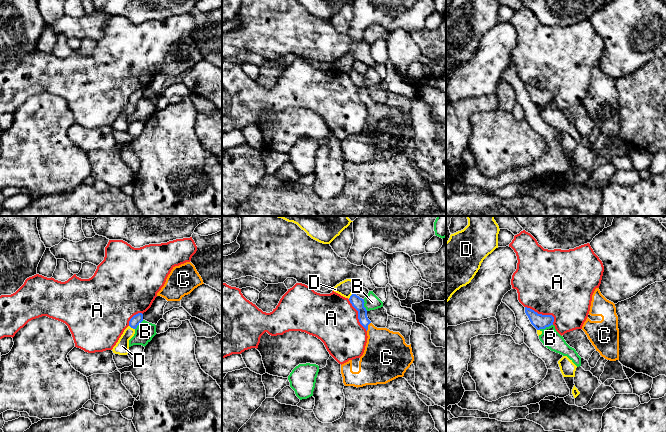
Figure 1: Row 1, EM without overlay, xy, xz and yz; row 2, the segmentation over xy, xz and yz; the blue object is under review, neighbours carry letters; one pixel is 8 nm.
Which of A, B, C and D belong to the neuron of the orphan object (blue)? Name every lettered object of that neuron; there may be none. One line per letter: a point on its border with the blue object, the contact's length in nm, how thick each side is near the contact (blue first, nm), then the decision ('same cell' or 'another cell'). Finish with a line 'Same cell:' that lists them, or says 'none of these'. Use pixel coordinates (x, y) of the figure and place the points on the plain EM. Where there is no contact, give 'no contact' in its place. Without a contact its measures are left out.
A: meets blue in yz at (543, 91); contact 280 nm long; 120 nm thick on the blue side, 480 nm on the other; another cell
B: meets blue in yz at (545, 103); contact 120 nm long; 120 nm thick on the blue side, 150 nm on the other; another cell
C: meets blue in xz at (367, 102); contact 80 nm long; 100 nm thick on the blue side, 340 nm on the other; same cell
D: meets blue in xz at (351, 71); contact 70 nm long; 100 nm thick on the blue side, 130 nm on the other; another cell
Same cell: C

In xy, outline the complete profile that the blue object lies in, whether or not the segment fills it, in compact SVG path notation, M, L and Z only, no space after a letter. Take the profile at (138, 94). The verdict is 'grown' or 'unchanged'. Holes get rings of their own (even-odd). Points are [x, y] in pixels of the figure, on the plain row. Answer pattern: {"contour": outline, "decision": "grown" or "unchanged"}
{"contour": "M138 89L136 91L134 91L130 97L129 97L129 102L133 105L136 105L137 102L143 97L143 90L142 89Z", "decision": "unchanged"}

